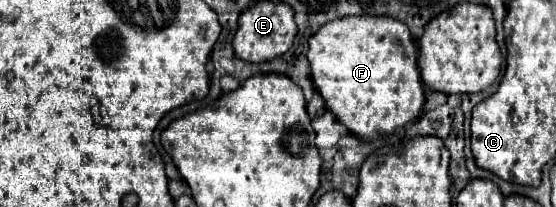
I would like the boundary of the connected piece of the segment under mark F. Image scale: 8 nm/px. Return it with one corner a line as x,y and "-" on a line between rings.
342,17
340,21
328,21
328,25
322,25
318,33
312,35
312,41
308,41
308,61
314,87
336,119
346,125
352,135
364,141
390,135
422,115
424,87
416,59
416,45
408,27
392,17

